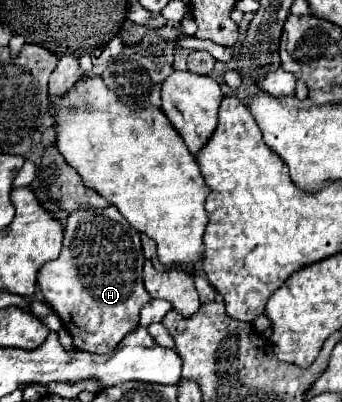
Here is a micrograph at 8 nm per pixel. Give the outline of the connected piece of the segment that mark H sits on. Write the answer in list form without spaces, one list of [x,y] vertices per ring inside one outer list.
[[[115,206],[101,208],[101,212],[93,208],[81,208],[67,218],[61,254],[57,260],[45,262],[41,266],[41,272],[37,274],[37,286],[45,302],[61,316],[61,322],[71,334],[77,350],[85,350],[91,354],[107,354],[125,338],[127,332],[137,328],[139,310],[151,300],[149,292],[143,286],[143,262],[145,256],[141,252],[139,232],[129,226],[129,222]]]

